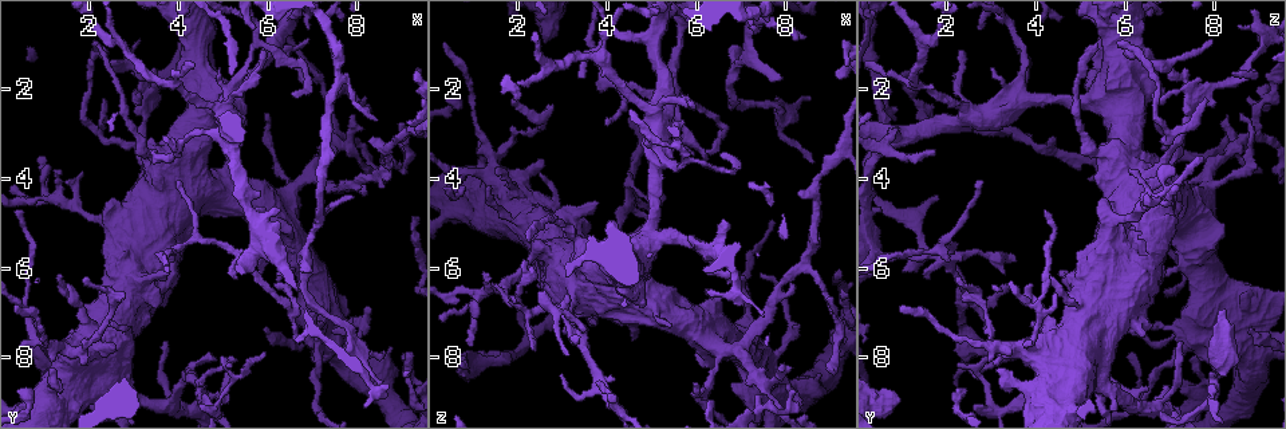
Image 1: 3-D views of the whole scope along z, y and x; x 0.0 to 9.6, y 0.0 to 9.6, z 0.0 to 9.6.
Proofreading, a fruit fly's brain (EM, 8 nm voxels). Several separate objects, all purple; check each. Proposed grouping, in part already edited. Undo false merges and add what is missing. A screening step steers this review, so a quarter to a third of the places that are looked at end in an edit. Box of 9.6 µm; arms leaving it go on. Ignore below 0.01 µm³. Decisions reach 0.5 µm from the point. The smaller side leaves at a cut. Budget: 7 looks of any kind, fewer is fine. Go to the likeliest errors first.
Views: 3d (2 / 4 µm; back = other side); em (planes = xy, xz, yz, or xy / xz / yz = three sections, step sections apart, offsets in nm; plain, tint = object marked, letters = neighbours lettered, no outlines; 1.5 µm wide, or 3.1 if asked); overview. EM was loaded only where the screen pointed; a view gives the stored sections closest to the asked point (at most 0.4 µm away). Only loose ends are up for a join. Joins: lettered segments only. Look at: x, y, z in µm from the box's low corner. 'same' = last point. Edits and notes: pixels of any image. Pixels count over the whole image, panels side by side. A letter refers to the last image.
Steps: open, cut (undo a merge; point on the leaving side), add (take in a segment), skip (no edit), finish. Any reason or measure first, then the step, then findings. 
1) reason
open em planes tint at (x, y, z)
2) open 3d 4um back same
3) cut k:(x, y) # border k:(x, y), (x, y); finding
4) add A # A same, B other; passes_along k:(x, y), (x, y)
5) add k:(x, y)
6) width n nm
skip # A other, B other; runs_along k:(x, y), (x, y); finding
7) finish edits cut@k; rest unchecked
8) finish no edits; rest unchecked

an open end
open em yz step 8 letters at (8.50, 8.55, 2.20)

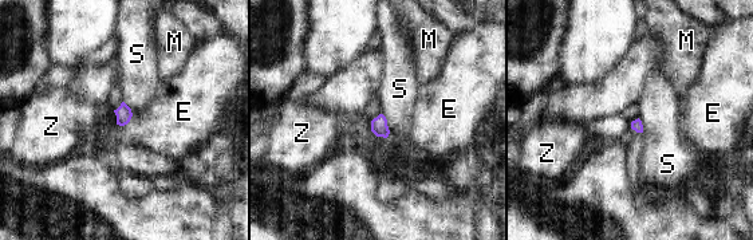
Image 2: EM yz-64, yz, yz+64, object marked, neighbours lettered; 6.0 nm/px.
skip # E other, M other, S other, Z other; border 2:(382, 113), (389, 130), (386, 138); no lettered segment goes on from it

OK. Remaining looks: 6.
branch stops here
open em planes letters at (6.85, 6.05, 0.95)

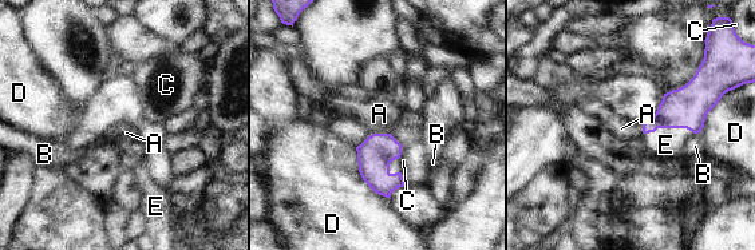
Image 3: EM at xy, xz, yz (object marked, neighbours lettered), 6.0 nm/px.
width 110 nm
add E # A other, B other, C other, D other, E same; passes_along 3:(687, 107), (668, 127), (665, 145); it goes on there

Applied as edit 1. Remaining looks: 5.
branch stops here
open 3d 4um at (2.45, 7.25, 3.95)

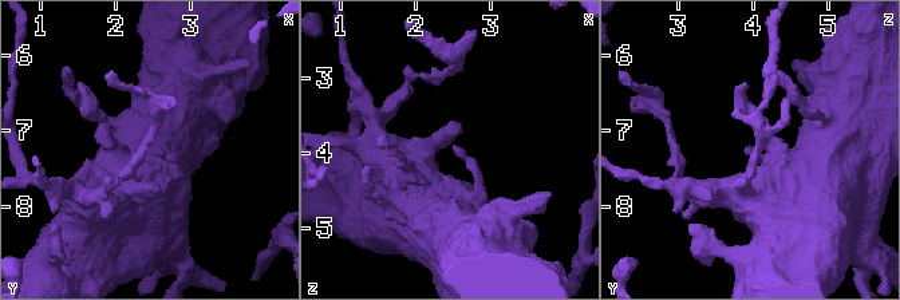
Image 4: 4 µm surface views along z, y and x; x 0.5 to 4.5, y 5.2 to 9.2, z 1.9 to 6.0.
open em planes letters at (2.50, 7.25, 3.95)

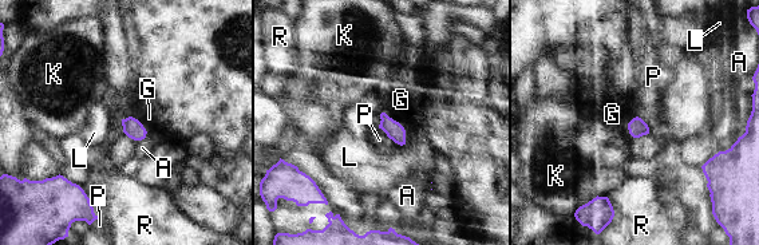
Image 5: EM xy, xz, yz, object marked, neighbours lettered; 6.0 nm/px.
width 110 nm
skip # A other, G other, K other, L other, P other, R other; border 5:(636, 115), (647, 125), (649, 133); no lettered segment goes on from it

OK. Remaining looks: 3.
finish edits add@3; rest unchecked

